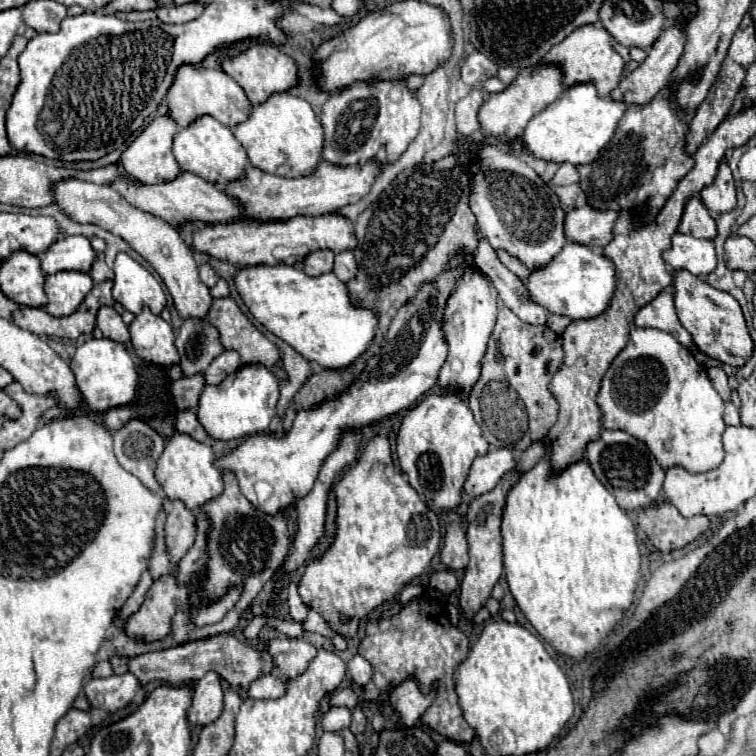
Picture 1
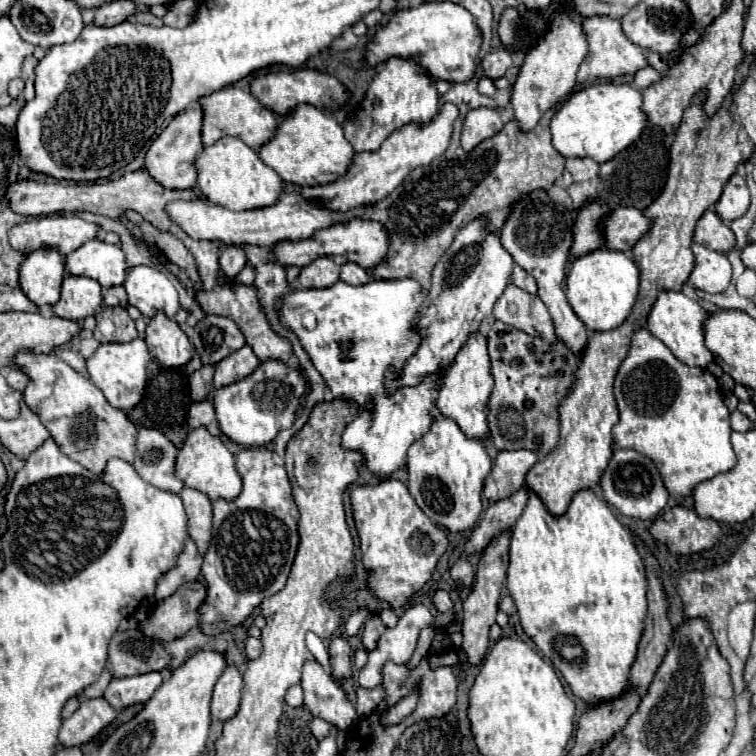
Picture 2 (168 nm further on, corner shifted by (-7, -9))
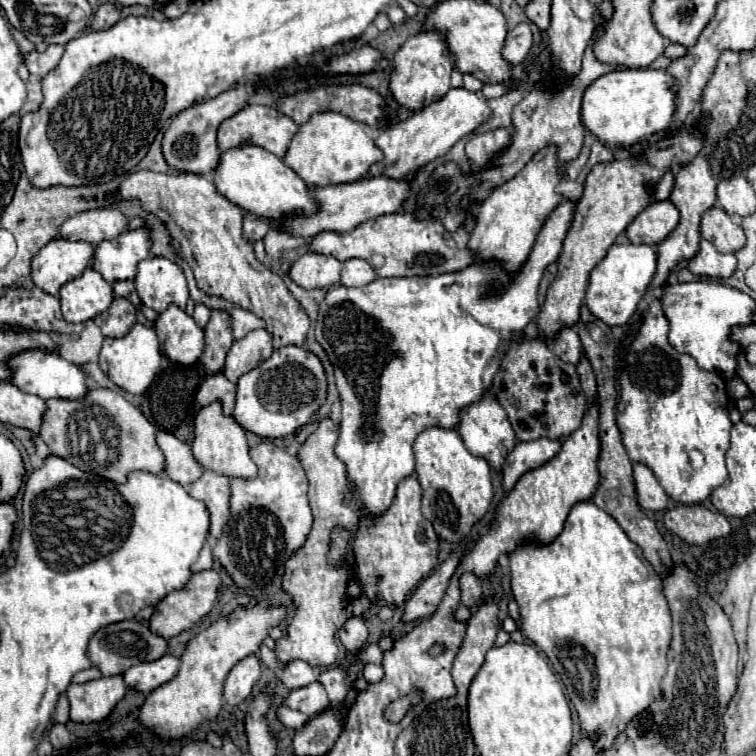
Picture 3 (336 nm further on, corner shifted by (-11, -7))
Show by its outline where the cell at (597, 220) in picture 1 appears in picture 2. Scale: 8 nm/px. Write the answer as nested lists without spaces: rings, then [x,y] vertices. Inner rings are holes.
[[[619,207],[603,221],[603,237],[609,249],[629,253],[649,227],[651,219],[641,209]]]

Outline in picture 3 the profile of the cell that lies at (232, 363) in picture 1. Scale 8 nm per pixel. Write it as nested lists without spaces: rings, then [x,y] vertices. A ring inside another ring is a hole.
[[[255,329],[231,345],[225,367],[223,367],[223,375],[231,383],[237,383],[241,375],[249,373],[259,363],[269,359],[271,353],[273,353],[271,335],[265,329]]]

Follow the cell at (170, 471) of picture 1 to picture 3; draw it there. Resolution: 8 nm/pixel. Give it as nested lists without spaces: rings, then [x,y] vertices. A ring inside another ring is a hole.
[[[211,403],[199,409],[195,417],[195,439],[191,443],[191,451],[195,461],[205,471],[215,471],[223,477],[241,477],[241,479],[255,479],[257,467],[249,457],[249,445],[245,437],[245,429],[233,417],[225,417],[219,403]]]

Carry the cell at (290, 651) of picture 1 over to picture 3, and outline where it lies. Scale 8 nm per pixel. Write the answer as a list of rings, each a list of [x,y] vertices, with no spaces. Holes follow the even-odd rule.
[[[313,681],[311,685],[301,687],[299,691],[291,691],[285,705],[309,717],[315,717],[315,715],[321,715],[325,709],[329,709],[329,697],[325,687],[319,681]]]

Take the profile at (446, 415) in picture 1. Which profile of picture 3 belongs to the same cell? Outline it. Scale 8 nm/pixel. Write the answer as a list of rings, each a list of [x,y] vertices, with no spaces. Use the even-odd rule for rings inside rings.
[[[429,427],[427,431],[423,431],[413,445],[415,451],[415,473],[419,477],[419,483],[423,487],[423,499],[421,499],[421,507],[423,507],[423,515],[433,523],[435,531],[439,533],[439,537],[447,539],[449,543],[459,543],[463,541],[471,527],[485,517],[485,513],[489,511],[491,499],[493,499],[493,483],[491,483],[491,467],[485,459],[481,457],[473,457],[467,449],[465,443],[459,435],[457,429],[443,429],[443,427]]]

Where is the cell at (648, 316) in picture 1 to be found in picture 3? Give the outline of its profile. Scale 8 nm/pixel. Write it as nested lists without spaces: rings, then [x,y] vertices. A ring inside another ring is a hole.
[[[713,281],[677,283],[665,289],[661,297],[661,307],[669,321],[669,343],[679,353],[691,355],[697,361],[697,365],[705,371],[727,373],[727,377],[733,377],[739,347],[729,339],[729,329],[733,325],[751,323],[755,301],[749,295]]]

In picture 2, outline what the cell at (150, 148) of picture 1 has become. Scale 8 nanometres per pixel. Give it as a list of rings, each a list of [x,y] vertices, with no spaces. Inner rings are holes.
[[[191,105],[189,109],[177,113],[173,117],[173,121],[167,125],[167,129],[149,147],[147,157],[145,157],[145,169],[163,187],[167,187],[167,189],[193,189],[193,187],[197,187],[195,157],[203,151],[201,125],[203,125],[203,109],[201,109],[201,105]]]

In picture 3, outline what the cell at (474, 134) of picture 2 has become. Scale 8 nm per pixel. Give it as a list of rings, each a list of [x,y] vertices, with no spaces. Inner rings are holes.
[[[499,127],[495,131],[487,131],[481,135],[473,135],[467,141],[467,157],[477,165],[477,167],[487,167],[487,163],[503,151],[511,141],[511,129]]]

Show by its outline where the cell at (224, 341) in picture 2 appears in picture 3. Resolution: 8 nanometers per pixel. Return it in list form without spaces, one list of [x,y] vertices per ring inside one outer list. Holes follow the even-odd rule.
[[[233,307],[231,311],[227,311],[229,317],[231,317],[231,331],[233,331],[233,339],[241,339],[245,337],[249,331],[253,329],[259,329],[263,327],[263,321],[259,317],[255,317],[251,311],[245,311],[245,309],[239,309],[239,307]]]

